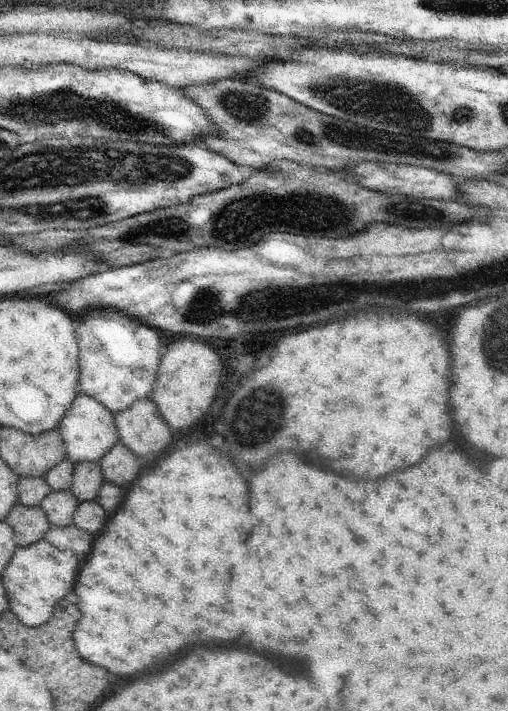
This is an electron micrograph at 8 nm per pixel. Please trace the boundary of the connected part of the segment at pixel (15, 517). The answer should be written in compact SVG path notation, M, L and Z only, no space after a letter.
M18 502L5 518L14 530L15 543L18 547L30 546L44 538L51 524L42 510L42 506L24 506Z

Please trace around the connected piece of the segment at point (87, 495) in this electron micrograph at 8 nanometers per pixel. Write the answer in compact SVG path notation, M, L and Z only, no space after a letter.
M80 462L73 465L71 490L78 498L79 504L95 500L100 486L105 482L101 462Z

